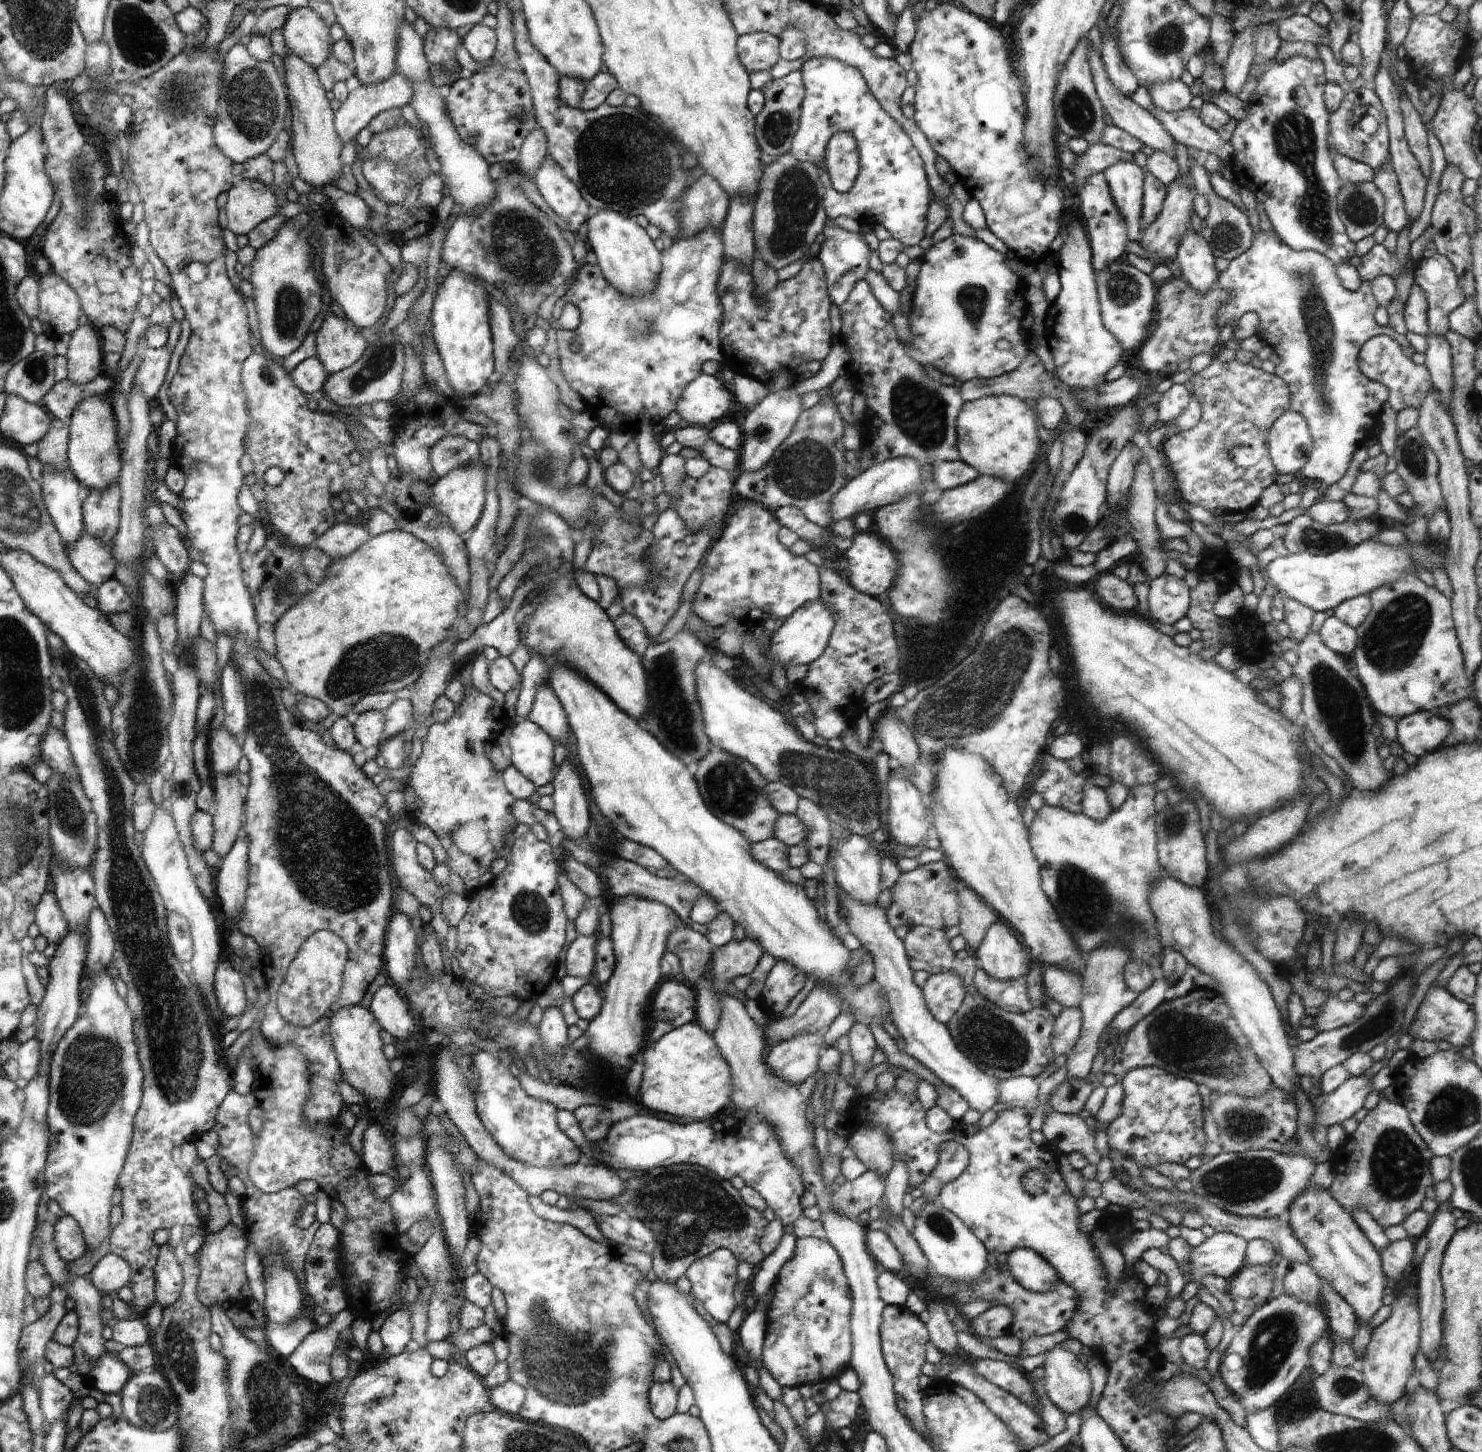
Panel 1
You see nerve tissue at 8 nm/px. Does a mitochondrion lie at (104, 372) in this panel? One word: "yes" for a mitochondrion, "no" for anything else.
no

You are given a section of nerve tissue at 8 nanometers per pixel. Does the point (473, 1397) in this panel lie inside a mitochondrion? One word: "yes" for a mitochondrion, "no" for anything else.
no

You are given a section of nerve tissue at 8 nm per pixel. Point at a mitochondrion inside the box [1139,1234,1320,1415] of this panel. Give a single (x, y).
(1274, 1338)

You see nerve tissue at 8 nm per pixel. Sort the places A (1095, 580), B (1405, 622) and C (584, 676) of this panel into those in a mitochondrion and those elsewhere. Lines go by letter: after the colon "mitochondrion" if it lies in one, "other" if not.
A: other
B: mitochondrion
C: other

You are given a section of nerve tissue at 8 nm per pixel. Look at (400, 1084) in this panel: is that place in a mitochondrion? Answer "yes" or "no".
no

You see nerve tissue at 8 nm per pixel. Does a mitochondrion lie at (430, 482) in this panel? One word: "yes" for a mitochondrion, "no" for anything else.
no

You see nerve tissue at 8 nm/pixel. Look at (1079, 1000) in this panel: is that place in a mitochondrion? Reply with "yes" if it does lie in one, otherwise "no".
no

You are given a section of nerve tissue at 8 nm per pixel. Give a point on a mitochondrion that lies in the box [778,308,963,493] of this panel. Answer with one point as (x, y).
(919, 411)

